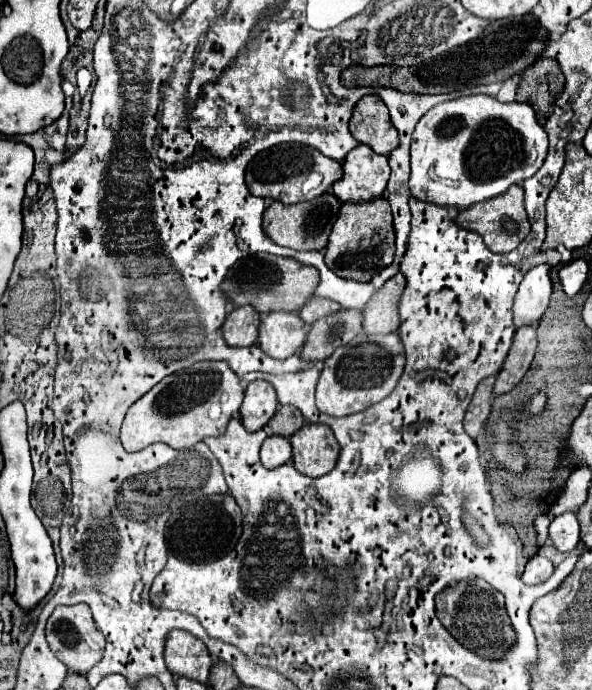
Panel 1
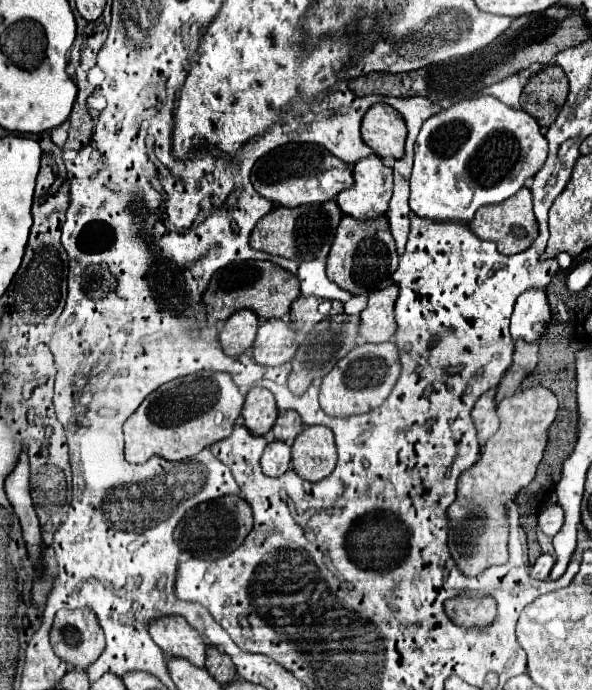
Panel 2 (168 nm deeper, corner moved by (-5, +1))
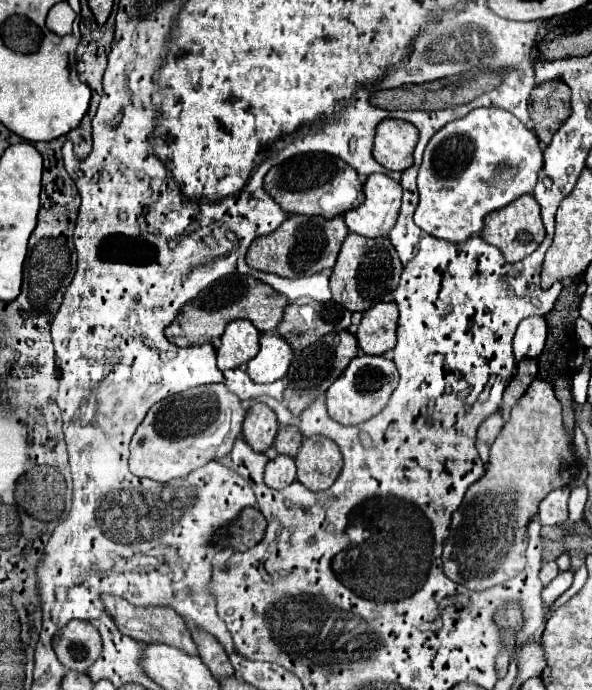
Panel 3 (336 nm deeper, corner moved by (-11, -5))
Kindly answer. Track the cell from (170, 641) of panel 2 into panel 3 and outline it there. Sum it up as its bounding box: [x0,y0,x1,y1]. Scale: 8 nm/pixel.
[100,594,198,656]

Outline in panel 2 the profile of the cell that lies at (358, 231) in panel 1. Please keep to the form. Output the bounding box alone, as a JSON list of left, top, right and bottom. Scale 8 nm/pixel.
[326,216,398,294]

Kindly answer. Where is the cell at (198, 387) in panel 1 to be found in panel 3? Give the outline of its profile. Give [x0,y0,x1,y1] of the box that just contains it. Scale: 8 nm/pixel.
[130,384,244,482]

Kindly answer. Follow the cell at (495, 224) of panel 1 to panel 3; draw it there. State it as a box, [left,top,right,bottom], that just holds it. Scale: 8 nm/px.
[480,194,546,262]

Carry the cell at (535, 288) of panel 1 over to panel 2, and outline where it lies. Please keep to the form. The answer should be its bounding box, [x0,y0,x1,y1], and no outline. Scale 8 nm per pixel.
[510,288,550,342]

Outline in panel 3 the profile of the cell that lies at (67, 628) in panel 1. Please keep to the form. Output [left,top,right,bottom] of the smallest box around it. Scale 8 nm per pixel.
[52,620,100,672]

